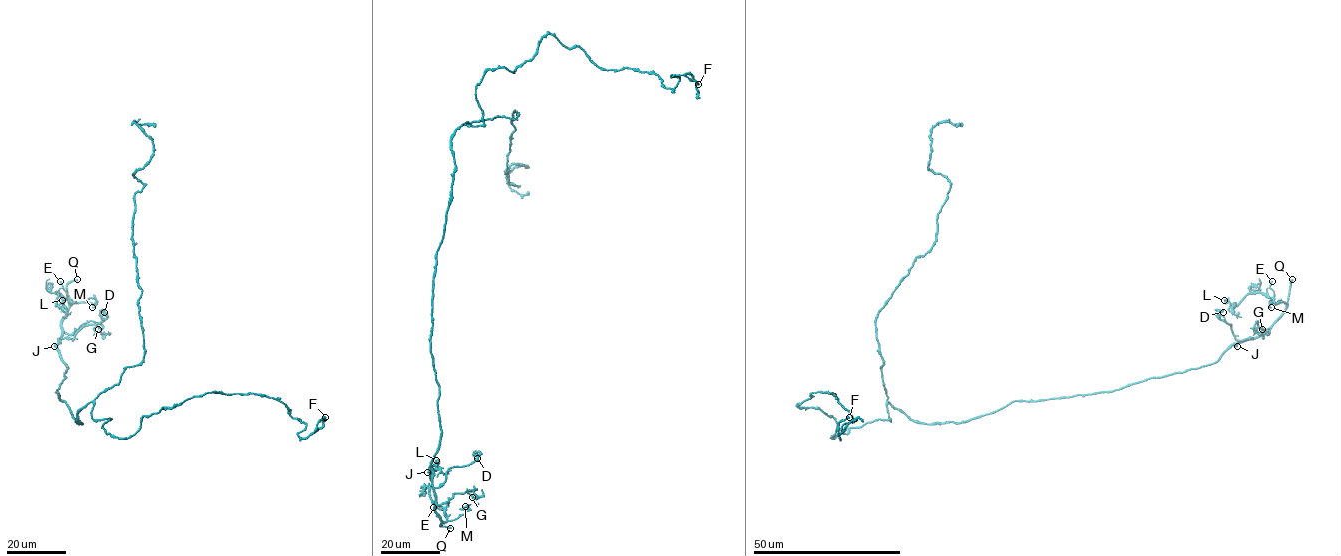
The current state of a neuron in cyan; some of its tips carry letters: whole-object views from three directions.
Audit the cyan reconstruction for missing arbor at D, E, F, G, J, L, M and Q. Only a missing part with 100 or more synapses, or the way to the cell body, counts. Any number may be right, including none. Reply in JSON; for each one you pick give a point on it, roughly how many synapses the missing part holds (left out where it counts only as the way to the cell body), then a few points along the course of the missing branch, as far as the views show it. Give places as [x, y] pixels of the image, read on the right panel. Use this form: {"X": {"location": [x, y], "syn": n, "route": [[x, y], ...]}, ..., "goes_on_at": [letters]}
{"Q": {"location": [1292, 279], "route": [[1292, 279], [1283, 243], [1272, 226]]}, "goes_on_at": ["Q"]}

